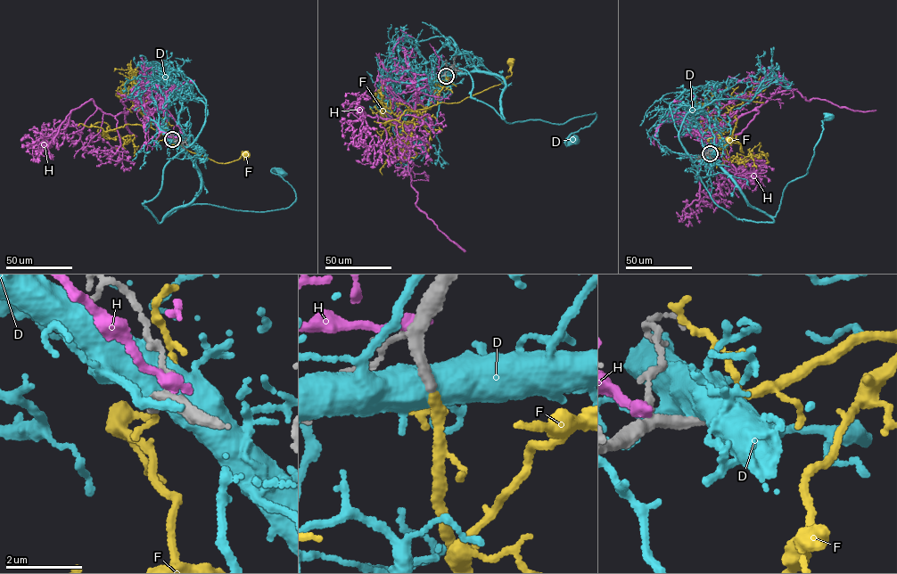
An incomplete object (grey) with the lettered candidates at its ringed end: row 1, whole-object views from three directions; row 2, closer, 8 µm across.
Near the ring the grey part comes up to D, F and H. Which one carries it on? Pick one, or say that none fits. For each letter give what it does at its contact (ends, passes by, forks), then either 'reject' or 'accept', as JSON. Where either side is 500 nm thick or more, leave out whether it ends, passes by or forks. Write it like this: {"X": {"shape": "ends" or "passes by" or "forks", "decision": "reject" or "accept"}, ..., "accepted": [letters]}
{"D": {"decision": "reject"}, "F": {"shape": "passes by", "decision": "accept"}, "H": {"shape": "ends", "decision": "reject"}, "accepted": ["F"]}

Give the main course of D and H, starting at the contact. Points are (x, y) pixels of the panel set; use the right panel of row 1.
D: (710, 153), (748, 203), (775, 217), (788, 184), (808, 172), (823, 130), (822, 122), (827, 115), (830, 117)
H: (708, 153), (703, 137), (758, 110), (724, 144), (703, 143), (699, 199), (688, 205), (687, 227)

